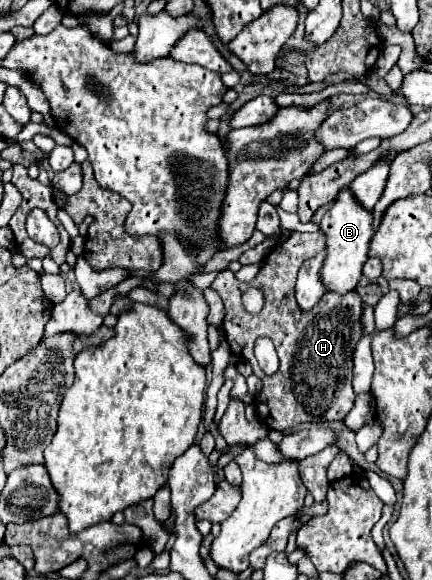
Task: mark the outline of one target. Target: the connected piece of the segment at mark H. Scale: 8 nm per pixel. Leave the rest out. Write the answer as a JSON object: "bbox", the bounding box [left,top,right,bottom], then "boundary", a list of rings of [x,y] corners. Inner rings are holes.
{"bbox":[212,233,362,431],"boundary":[[[290,233],[288,239],[280,241],[262,261],[262,267],[258,271],[258,275],[250,281],[250,283],[240,283],[232,271],[220,271],[218,277],[212,281],[212,289],[220,295],[224,309],[226,309],[226,319],[224,319],[224,333],[226,333],[226,341],[232,349],[234,355],[246,359],[252,369],[254,375],[262,379],[264,387],[262,391],[256,393],[254,403],[256,403],[256,411],[258,417],[276,431],[286,431],[292,429],[300,423],[320,423],[320,421],[338,421],[344,419],[348,415],[348,411],[354,405],[354,391],[352,391],[352,351],[354,345],[358,343],[358,339],[362,337],[362,325],[360,325],[360,315],[362,315],[362,299],[356,291],[350,291],[346,295],[338,295],[338,293],[326,293],[320,299],[320,305],[316,305],[312,311],[302,313],[296,305],[294,299],[294,285],[296,285],[296,275],[300,265],[318,255],[322,249],[325,249],[326,236],[322,233]],[[248,287],[256,287],[264,293],[264,309],[260,313],[248,313],[242,307],[242,291]],[[258,337],[270,337],[276,353],[280,357],[280,369],[276,371],[276,375],[266,375],[262,373],[262,369],[256,363],[256,357],[252,353],[254,349],[254,341]]]}

